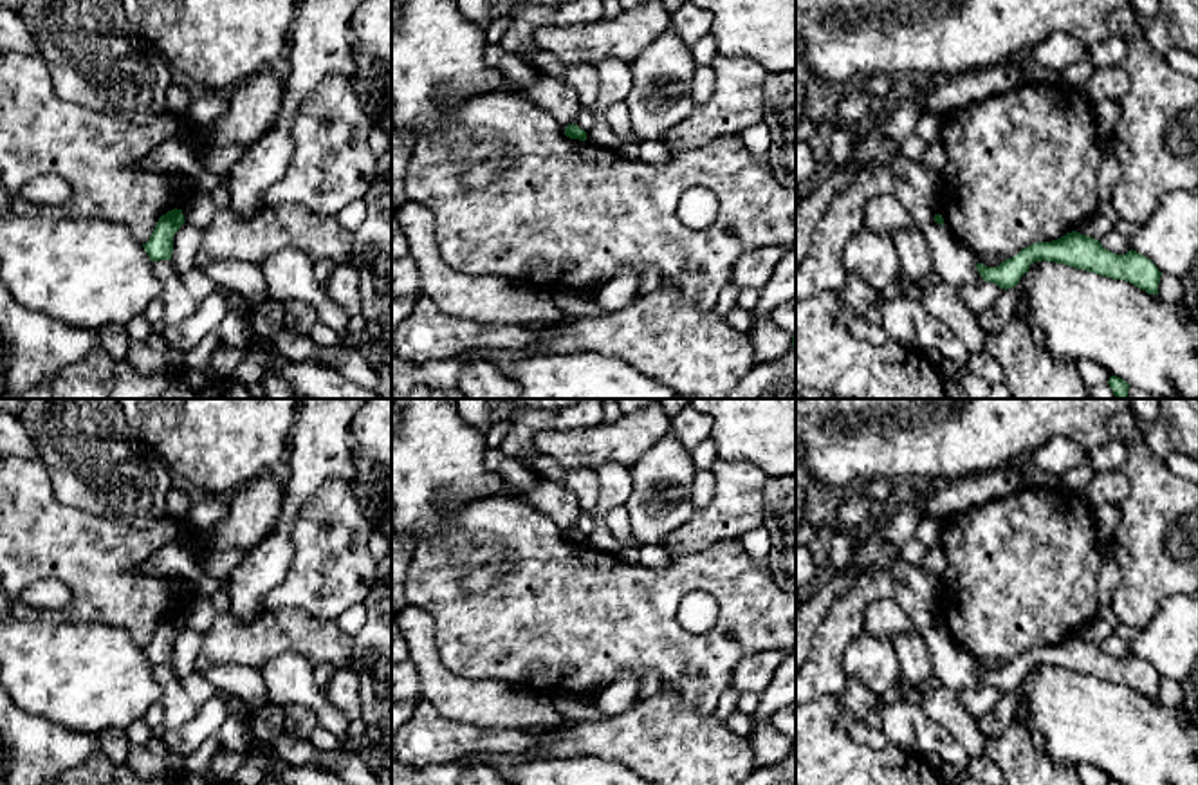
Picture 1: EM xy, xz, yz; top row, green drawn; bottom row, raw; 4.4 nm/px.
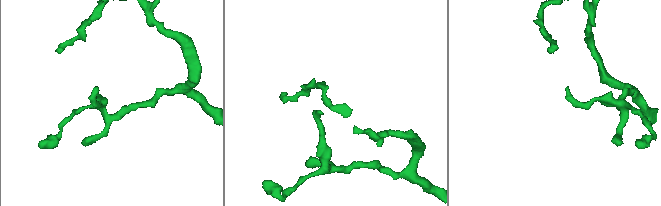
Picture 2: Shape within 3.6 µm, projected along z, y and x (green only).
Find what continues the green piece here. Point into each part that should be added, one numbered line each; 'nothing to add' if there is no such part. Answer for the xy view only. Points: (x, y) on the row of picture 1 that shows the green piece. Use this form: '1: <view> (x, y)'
nothing to add

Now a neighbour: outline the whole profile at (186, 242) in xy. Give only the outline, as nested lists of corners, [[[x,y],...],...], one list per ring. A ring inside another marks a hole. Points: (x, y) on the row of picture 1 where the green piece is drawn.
[[[184,222],[173,236],[171,263],[179,276],[189,272],[200,251],[202,226]]]

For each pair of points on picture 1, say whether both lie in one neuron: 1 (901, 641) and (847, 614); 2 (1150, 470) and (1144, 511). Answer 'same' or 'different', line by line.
1: different
2: same

